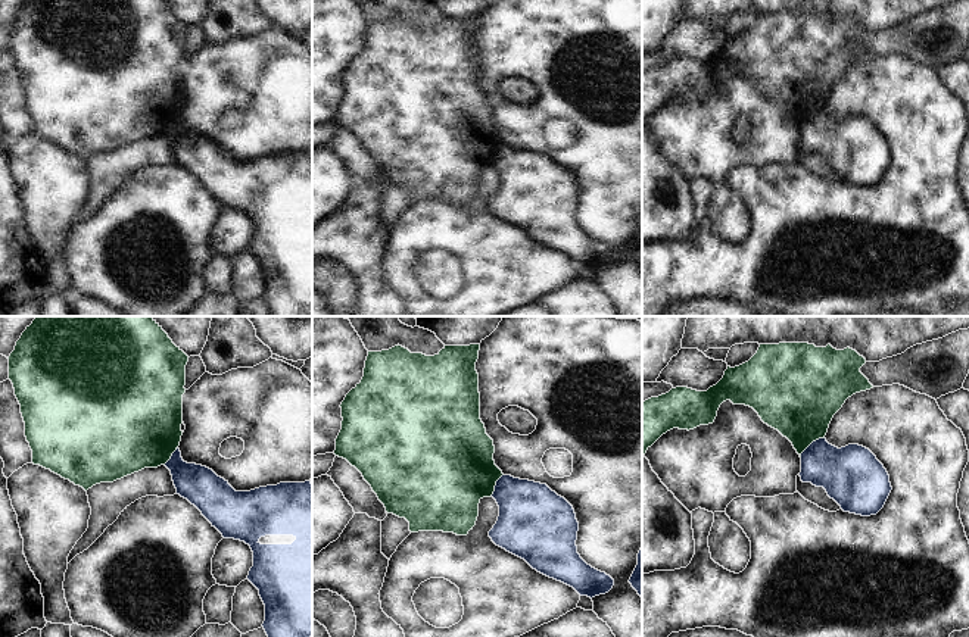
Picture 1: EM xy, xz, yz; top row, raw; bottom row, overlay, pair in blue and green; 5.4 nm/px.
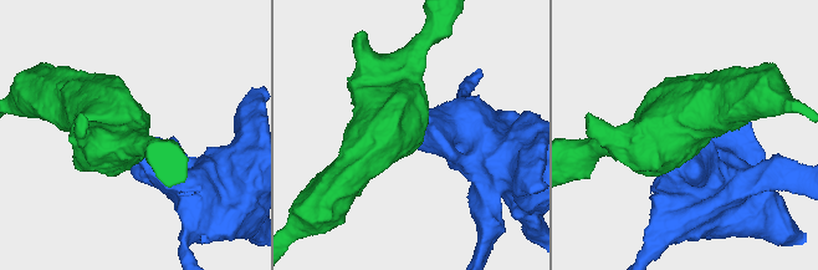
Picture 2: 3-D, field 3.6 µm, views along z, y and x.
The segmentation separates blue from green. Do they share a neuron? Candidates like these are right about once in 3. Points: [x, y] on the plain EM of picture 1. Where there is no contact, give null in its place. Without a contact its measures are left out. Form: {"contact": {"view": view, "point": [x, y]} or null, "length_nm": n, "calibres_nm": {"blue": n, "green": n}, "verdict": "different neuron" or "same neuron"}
{"contact": {"view": "yz", "point": [810, 115]}, "length_nm": 170, "calibres_nm": {"blue": 280, "green": 400}, "verdict": "different neuron"}

